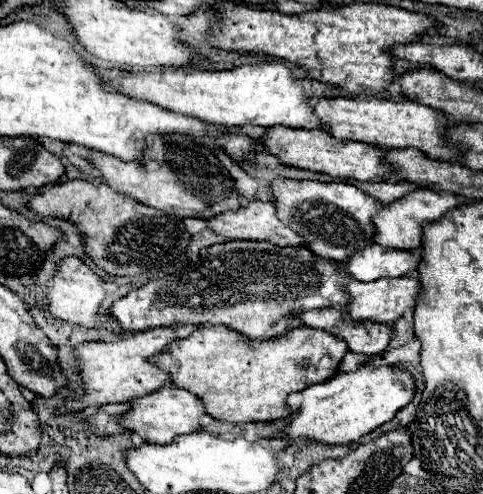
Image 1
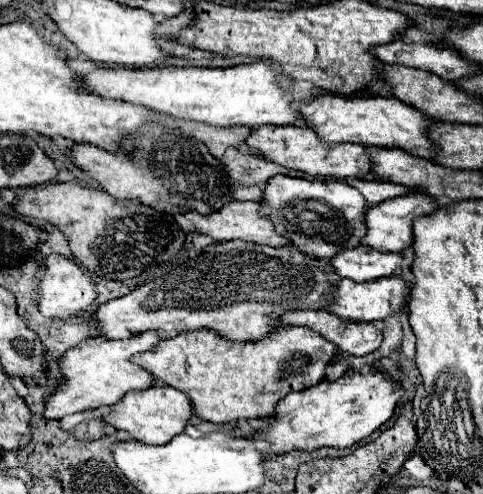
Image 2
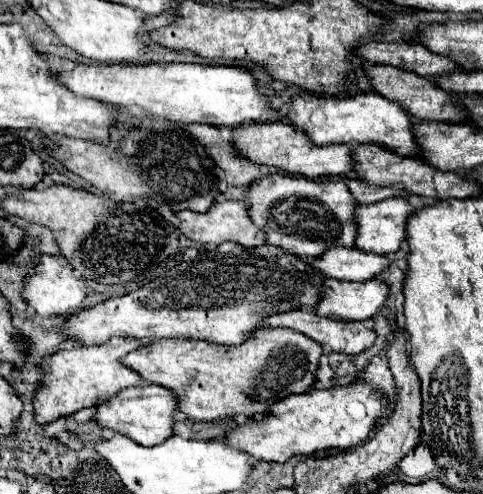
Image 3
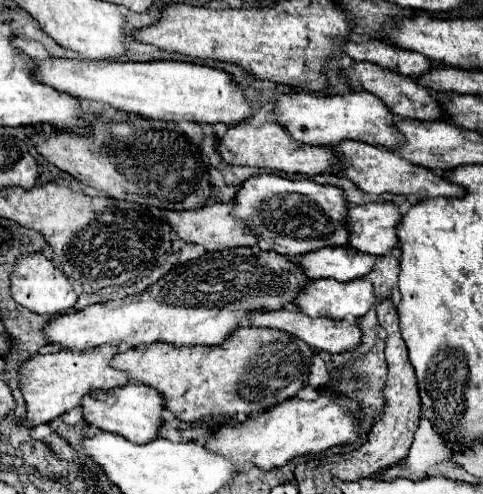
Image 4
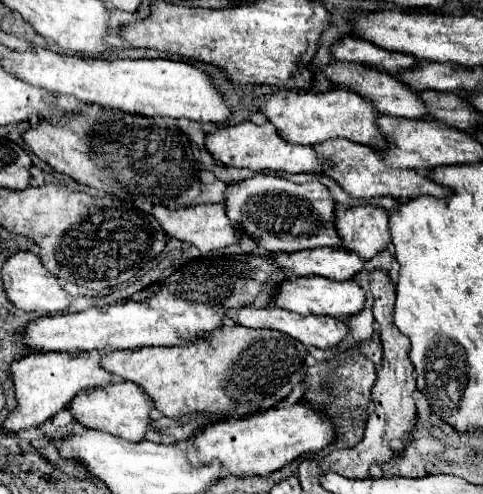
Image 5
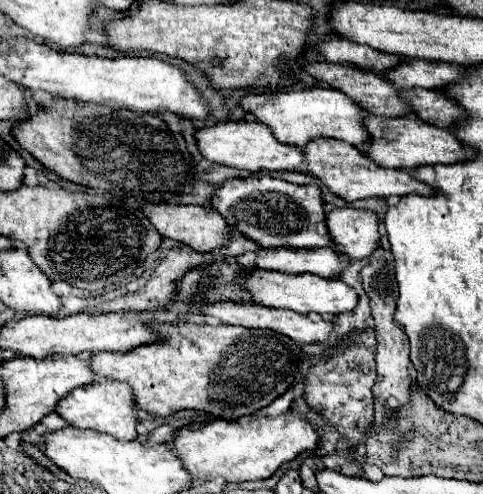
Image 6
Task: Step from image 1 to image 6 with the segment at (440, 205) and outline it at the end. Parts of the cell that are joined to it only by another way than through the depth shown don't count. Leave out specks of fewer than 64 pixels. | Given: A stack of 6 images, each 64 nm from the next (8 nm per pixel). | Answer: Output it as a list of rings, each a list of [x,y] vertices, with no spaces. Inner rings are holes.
[[[334,208],[326,212],[328,234],[332,236],[334,250],[340,254],[352,256],[356,260],[368,258],[378,242],[380,232],[374,212],[368,210],[354,210],[354,208]]]

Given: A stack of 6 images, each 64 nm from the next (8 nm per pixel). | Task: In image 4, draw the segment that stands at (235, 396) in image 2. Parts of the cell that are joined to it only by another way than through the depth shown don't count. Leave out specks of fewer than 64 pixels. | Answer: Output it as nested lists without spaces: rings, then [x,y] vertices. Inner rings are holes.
[[[244,326],[232,332],[232,340],[218,346],[170,346],[154,342],[148,346],[118,352],[110,362],[112,368],[126,372],[130,380],[142,382],[164,396],[164,408],[184,422],[206,420],[210,416],[252,416],[266,412],[270,406],[292,398],[304,388],[310,374],[314,350],[296,336]]]

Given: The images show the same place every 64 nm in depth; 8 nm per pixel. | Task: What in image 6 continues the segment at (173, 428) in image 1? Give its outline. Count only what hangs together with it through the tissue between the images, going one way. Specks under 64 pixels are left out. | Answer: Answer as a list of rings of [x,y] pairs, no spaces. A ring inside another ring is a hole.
[[[106,378],[96,380],[96,384],[84,384],[84,388],[76,388],[76,392],[68,392],[64,400],[54,408],[54,412],[64,418],[68,426],[88,428],[96,432],[110,434],[116,440],[134,440],[136,434],[136,406],[132,400],[132,388],[128,384],[112,382]]]

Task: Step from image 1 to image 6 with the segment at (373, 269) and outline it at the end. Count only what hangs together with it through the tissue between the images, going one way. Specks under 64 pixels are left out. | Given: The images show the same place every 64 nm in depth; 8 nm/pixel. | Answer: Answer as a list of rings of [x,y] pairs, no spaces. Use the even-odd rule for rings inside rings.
[[[260,248],[256,252],[256,266],[264,270],[278,270],[286,274],[316,274],[322,278],[336,278],[348,264],[348,256],[332,248]]]

